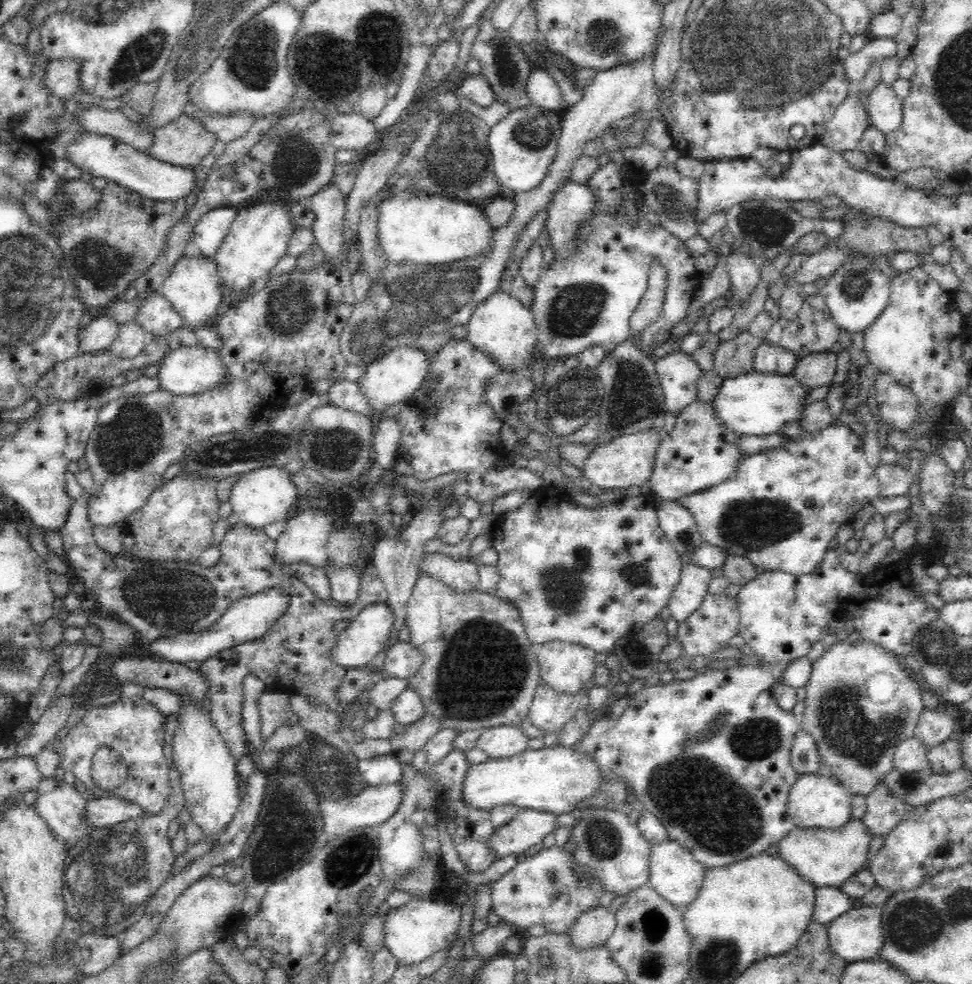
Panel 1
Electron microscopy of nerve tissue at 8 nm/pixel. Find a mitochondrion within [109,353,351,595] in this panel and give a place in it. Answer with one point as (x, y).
(231, 451)

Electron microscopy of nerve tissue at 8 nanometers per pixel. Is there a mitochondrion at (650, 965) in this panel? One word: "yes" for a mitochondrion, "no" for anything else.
yes

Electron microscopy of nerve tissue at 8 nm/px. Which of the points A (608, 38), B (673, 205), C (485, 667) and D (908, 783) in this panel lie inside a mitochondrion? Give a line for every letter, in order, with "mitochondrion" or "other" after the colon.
A: mitochondrion
B: mitochondrion
C: mitochondrion
D: mitochondrion

